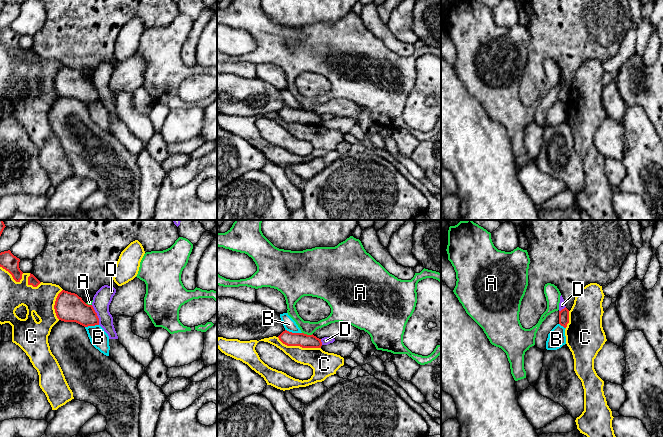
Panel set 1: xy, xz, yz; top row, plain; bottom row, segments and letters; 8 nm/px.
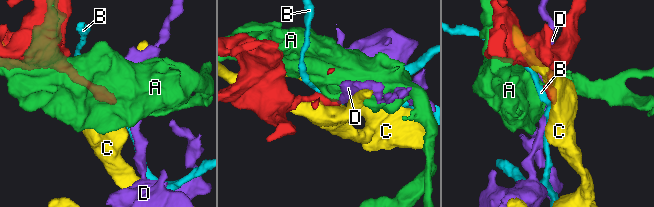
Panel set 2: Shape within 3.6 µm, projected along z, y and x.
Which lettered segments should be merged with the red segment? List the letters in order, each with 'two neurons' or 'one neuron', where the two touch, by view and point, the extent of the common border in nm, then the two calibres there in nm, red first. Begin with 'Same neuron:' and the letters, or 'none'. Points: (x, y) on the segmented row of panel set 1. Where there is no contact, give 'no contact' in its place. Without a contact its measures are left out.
Same neuron: none
A: two neurons; meets red in xz at (306, 334); contact 90 nm long; 110 nm thick on the red side, 110 nm on the other
B: two neurons; meets red in xz at (293, 333); contact 140 nm long; 110 nm thick on the red side, 100 nm on the other
C: two neurons; meets red in xz at (299, 345); contact 360 nm long; 110 nm thick on the red side, 190 nm on the other
D: two neurons; meets red in xy at (96, 315); contact 170 nm long; 240 nm thick on the red side, 140 nm on the other

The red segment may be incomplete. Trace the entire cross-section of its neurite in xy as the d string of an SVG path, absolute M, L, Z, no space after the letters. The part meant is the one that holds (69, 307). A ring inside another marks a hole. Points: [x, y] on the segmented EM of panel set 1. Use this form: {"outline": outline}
{"outline": "M62 290L56 298L54 309L61 321L76 322L84 327L99 325L93 306L86 304L75 293Z"}

